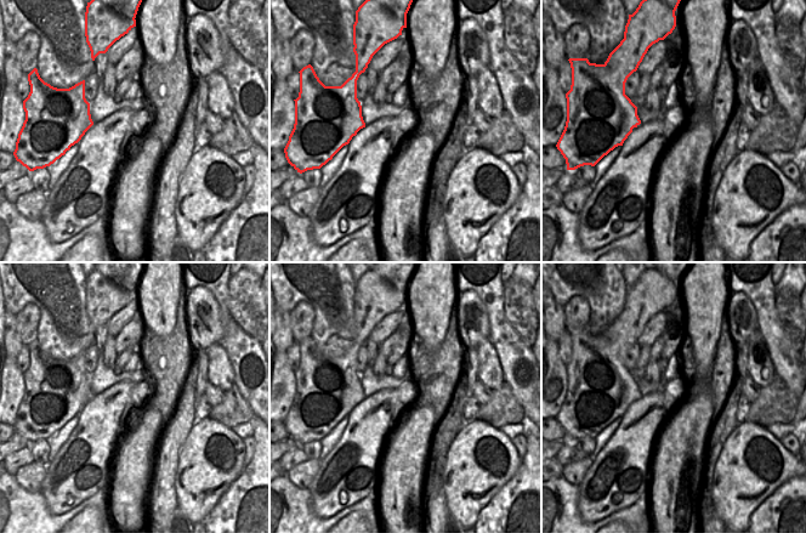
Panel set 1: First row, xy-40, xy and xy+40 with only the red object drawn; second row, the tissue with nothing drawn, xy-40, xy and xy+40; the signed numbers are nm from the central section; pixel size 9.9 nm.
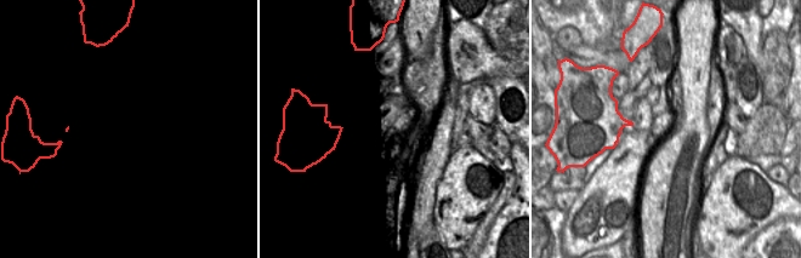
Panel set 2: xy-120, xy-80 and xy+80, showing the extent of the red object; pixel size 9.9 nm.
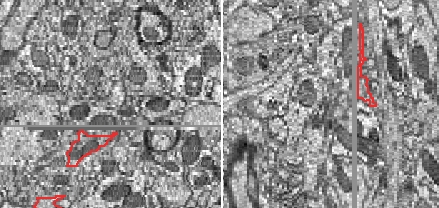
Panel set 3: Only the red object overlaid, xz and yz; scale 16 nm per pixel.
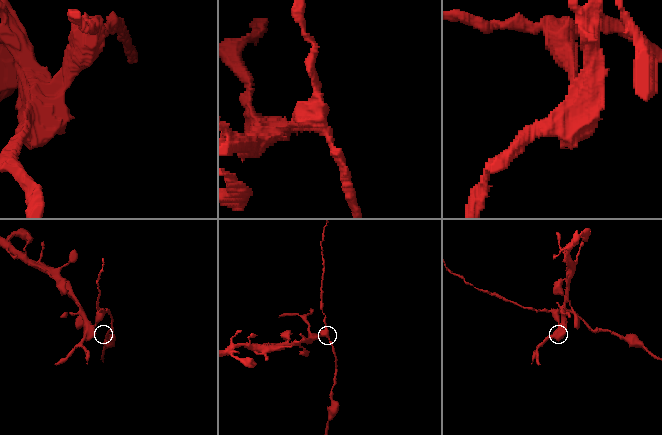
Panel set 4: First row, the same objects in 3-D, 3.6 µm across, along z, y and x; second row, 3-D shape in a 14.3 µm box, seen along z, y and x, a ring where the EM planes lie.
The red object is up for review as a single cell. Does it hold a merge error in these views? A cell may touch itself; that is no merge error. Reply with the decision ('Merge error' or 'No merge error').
Merge error

